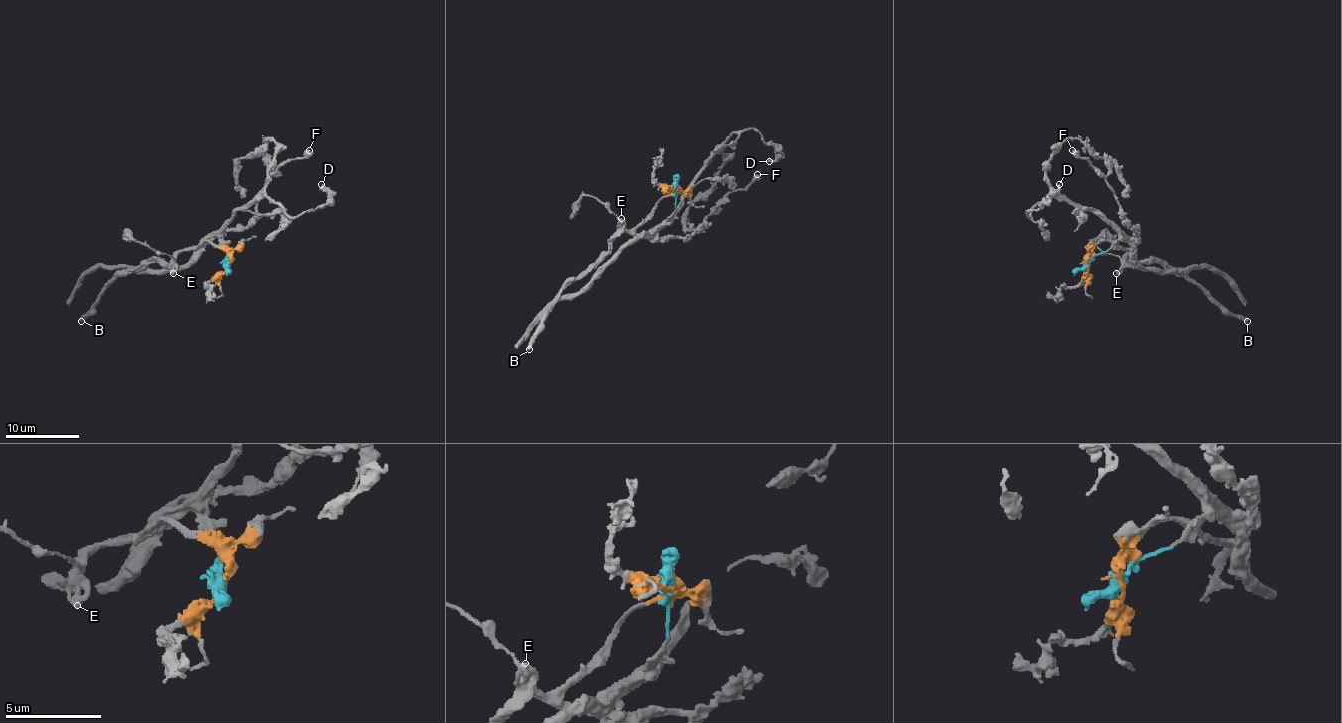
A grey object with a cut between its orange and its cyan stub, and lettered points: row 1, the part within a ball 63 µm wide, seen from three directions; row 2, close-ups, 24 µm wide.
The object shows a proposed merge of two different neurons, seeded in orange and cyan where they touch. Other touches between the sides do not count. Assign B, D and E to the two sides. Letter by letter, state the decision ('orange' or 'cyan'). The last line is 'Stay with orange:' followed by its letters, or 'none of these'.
B: orange
D: cyan
E: orange
Stay with orange: B, E

